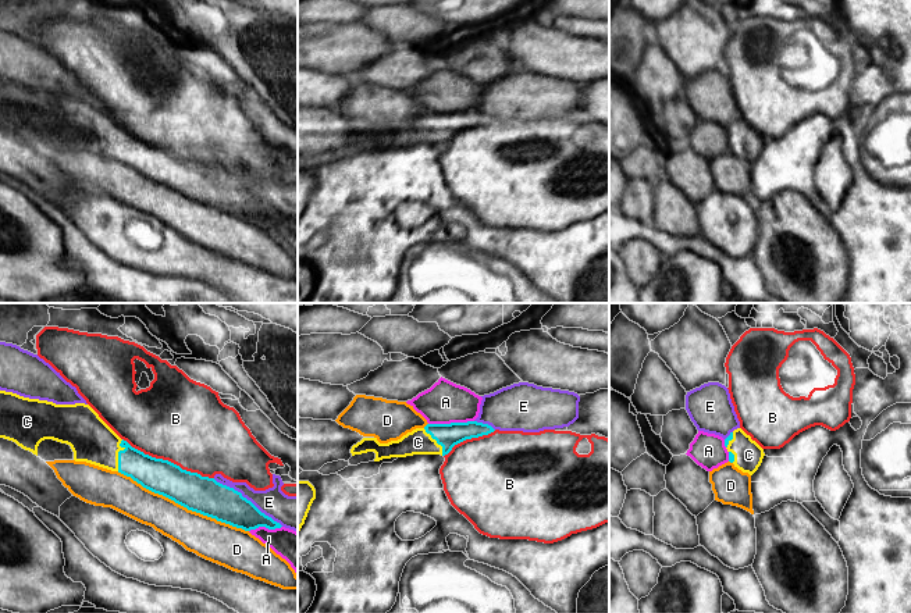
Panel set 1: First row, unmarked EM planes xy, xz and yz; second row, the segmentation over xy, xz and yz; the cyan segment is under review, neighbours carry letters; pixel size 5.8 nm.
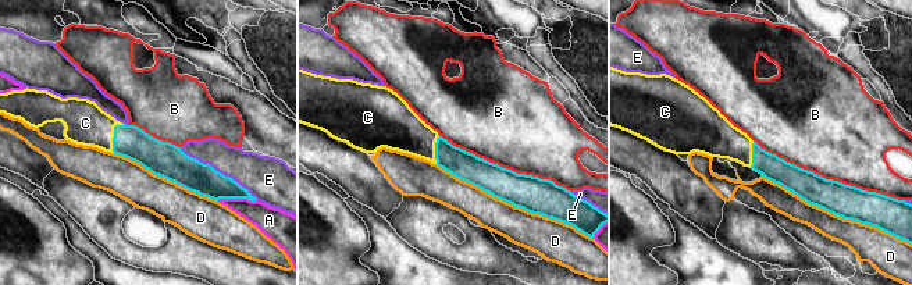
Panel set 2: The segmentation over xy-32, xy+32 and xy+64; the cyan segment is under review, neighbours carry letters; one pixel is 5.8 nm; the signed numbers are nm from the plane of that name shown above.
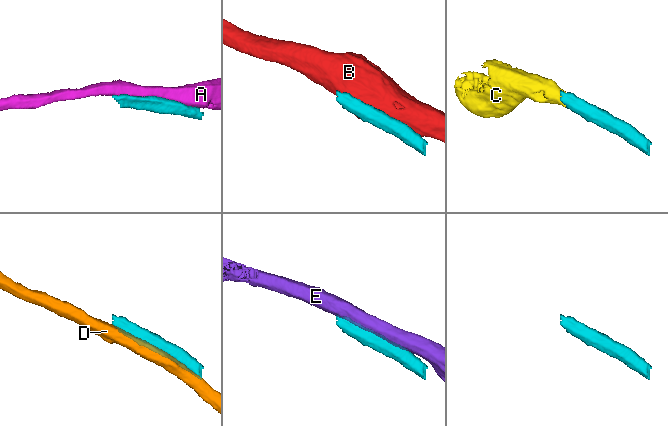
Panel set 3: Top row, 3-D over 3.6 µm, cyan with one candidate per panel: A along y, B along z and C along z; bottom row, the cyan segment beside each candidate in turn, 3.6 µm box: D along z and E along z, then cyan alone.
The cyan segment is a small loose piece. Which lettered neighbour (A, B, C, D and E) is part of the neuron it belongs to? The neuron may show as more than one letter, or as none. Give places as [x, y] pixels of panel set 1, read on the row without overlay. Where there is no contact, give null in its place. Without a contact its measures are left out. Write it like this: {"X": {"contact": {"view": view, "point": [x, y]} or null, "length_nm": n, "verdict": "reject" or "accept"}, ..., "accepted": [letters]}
{"A": {"contact": {"view": "xz", "point": [451, 111]}, "length_nm": 260, "verdict": "reject"}, "B": {"contact": {"view": "xy", "point": [167, 149]}, "length_nm": 600, "verdict": "reject"}, "C": {"contact": {"view": "xy", "point": [118, 143]}, "length_nm": 190, "verdict": "accept"}, "D": {"contact": {"view": "xy", "point": [182, 193]}, "length_nm": 850, "verdict": "reject"}, "E": {"contact": {"view": "xy", "point": [246, 188]}, "length_nm": 500, "verdict": "reject"}, "accepted": ["C"]}

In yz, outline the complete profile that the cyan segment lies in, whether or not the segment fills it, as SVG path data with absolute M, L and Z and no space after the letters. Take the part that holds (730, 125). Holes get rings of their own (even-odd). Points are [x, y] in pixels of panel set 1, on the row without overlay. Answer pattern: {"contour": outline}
{"contour": "M741 117L734 118L725 128L729 150L743 161L752 164L762 152L764 138Z"}

